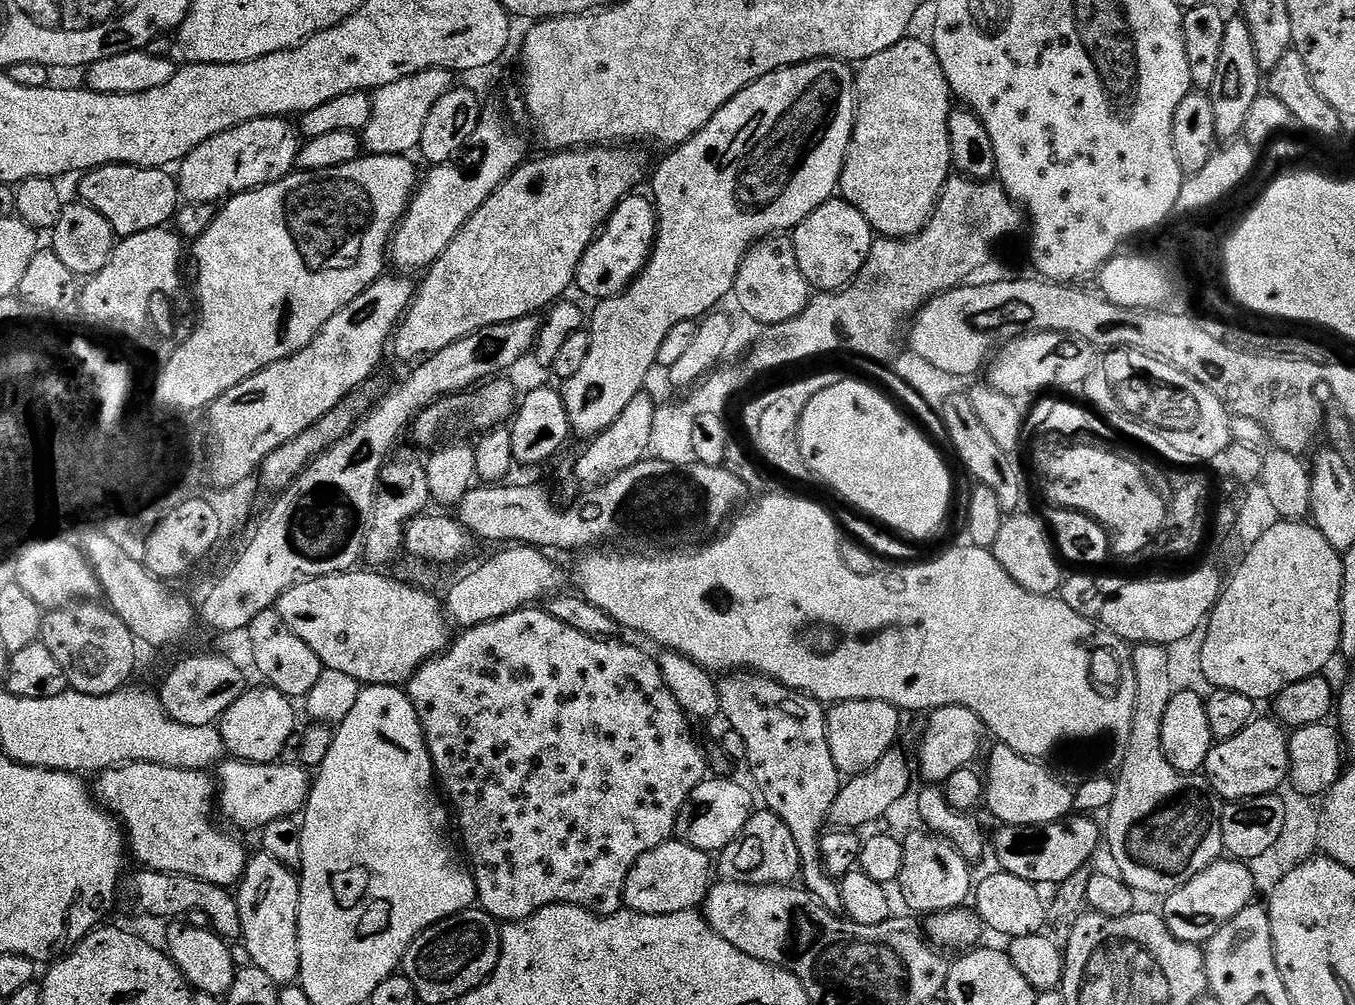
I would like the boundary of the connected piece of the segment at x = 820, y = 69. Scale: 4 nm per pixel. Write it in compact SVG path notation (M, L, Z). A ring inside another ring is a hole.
M810 60L807 64L795 64L793 68L780 68L776 72L771 72L763 76L758 82L746 86L706 126L697 136L692 136L682 145L679 145L667 153L668 157L656 168L656 173L651 173L652 192L650 199L656 206L656 244L652 247L652 258L644 267L640 275L628 285L625 292L619 292L616 296L611 296L609 300L599 301L596 308L590 312L590 331L592 341L590 342L590 355L586 358L582 370L574 374L574 378L563 381L562 395L564 405L568 411L568 417L572 423L572 432L575 435L595 438L609 428L630 406L630 402L635 396L641 395L644 383L648 380L652 368L657 367L656 359L658 350L662 350L662 342L666 339L666 334L678 326L678 322L687 320L699 321L701 318L713 311L724 299L729 299L730 293L736 286L736 275L746 258L746 254L752 247L762 240L769 239L781 234L791 233L800 223L803 222L818 206L822 206L827 200L833 199L837 195L840 187L840 175L844 169L844 163L848 157L848 147L852 141L852 135L856 129L856 78L851 68L843 60Z

